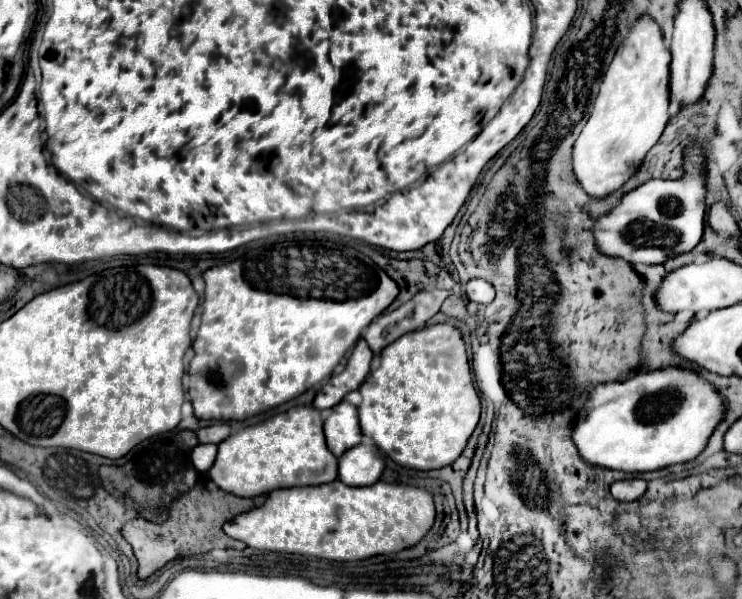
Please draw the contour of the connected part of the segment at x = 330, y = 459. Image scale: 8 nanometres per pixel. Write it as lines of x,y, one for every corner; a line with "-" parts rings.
294,406
260,424
246,426
218,444
218,456
208,476
224,490
240,498
254,498
278,488
326,484
338,478
338,460
326,448
322,414
312,406

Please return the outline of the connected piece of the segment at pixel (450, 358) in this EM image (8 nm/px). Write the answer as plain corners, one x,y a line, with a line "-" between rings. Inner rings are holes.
432,324
432,326
426,326
422,330
414,330
414,332
408,332
404,334
402,338
398,338
396,342
392,342
390,346
386,346
382,350
382,364
380,368
372,369
368,378
364,380
364,384
360,386
360,394
362,394
362,404
358,408
358,416
360,416
360,428
362,428
362,434
372,438
374,444
386,454
390,456
396,464
404,466
404,468
412,468
412,470
434,470
434,468
444,468
444,466
450,466
466,448
472,432
476,430
478,426
478,420
480,420
480,398
478,398
478,392
474,390
474,384
472,384
472,374
470,374
470,364
468,364
468,354
466,354
466,344
464,344
464,338
462,338
462,332
452,326
452,324

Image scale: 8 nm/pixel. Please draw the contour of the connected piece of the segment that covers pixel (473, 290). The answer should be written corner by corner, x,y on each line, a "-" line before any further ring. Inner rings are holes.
472,278
466,284
466,294
470,300
480,302
480,304
490,304
494,300
494,286
482,278

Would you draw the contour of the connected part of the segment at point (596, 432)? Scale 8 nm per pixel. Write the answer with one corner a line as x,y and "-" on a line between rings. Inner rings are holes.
666,366
624,382
592,388
590,400
576,420
574,442
580,456
594,466
648,472
694,460
704,452
712,432
724,418
724,398
708,380
694,370

